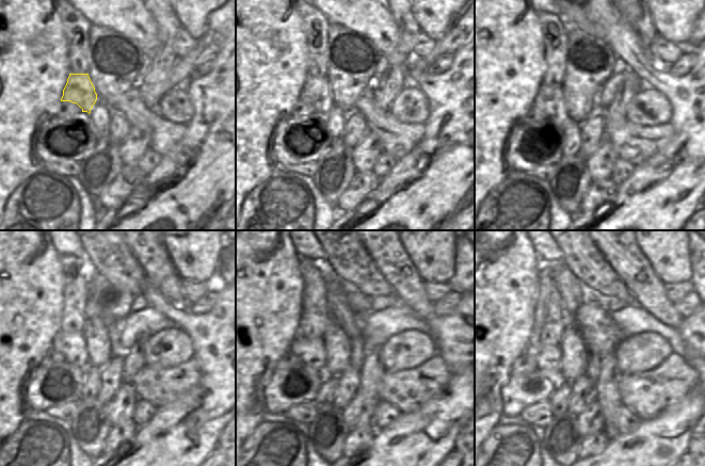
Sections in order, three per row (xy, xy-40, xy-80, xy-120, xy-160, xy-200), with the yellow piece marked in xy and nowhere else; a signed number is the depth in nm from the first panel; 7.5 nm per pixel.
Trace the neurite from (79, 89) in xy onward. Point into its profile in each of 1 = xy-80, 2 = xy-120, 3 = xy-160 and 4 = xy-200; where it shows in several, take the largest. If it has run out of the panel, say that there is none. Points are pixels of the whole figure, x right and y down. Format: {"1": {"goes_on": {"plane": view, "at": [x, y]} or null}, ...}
{"1": {"goes_on": {"plane": "xy-80", "at": [550, 97]}}, "2": {"goes_on": {"plane": "xy-120", "at": [73, 346]}}, "3": {"goes_on": {"plane": "xy-160", "at": [311, 352]}}, "4": {"goes_on": {"plane": "xy-200", "at": [547, 357]}}}

